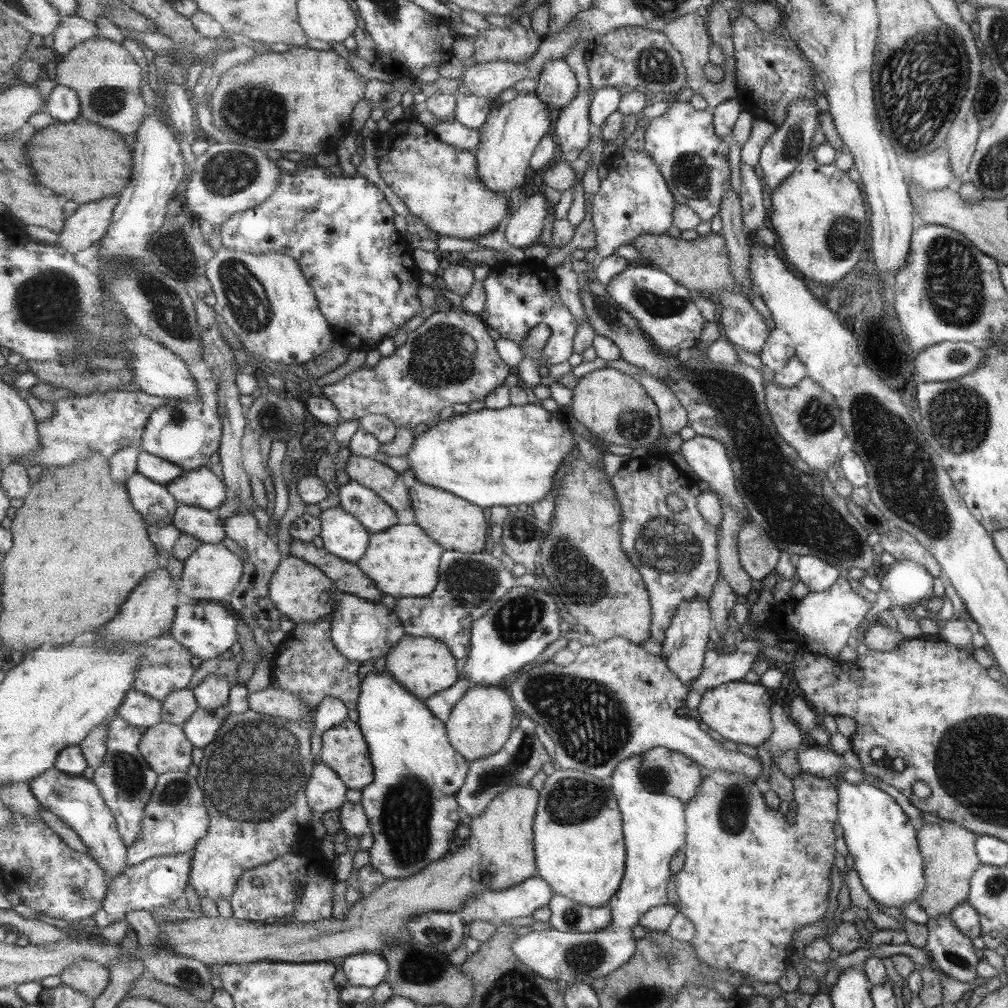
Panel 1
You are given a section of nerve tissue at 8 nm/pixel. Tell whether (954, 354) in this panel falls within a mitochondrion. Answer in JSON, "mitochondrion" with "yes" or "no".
{"mitochondrion":"yes"}

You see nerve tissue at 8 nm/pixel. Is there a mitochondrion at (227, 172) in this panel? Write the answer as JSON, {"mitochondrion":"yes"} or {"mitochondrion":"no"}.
{"mitochondrion":"yes"}

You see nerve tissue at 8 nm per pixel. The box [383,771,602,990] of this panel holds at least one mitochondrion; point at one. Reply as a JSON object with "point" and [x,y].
{"point":[438,935]}

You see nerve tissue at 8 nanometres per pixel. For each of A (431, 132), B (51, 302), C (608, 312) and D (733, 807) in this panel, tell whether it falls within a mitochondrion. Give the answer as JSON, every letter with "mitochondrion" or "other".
{"A":"other","B":"mitochondrion","C":"mitochondrion","D":"mitochondrion"}

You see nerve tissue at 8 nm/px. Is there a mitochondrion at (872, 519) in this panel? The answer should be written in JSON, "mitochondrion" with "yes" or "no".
{"mitochondrion":"yes"}

